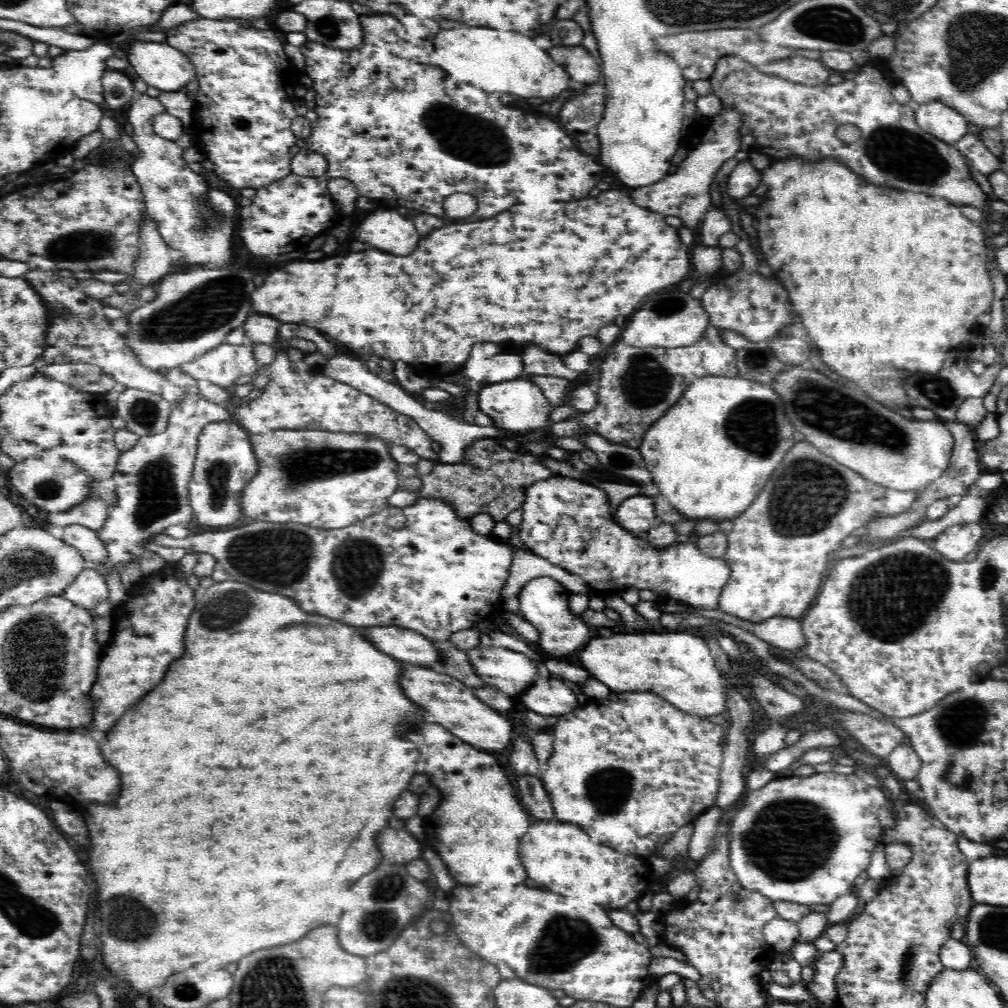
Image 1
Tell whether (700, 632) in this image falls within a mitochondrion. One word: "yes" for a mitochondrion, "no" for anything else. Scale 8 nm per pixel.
no

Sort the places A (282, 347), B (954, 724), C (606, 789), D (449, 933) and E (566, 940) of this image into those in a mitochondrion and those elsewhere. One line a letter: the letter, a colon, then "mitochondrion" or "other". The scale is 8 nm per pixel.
A: other
B: mitochondrion
C: mitochondrion
D: other
E: mitochondrion

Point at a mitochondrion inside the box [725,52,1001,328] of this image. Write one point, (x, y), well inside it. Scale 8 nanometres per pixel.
(906, 153)

